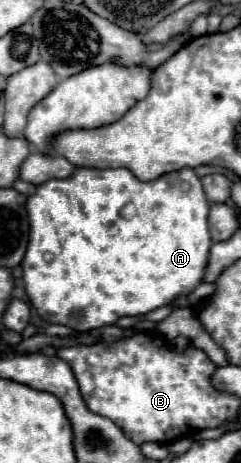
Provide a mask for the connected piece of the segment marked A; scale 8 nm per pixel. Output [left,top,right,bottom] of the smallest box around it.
[22,168,212,332]

